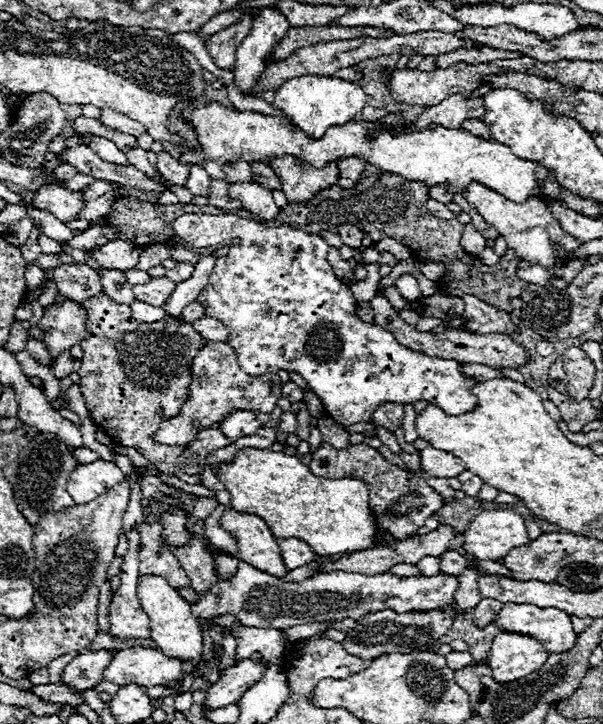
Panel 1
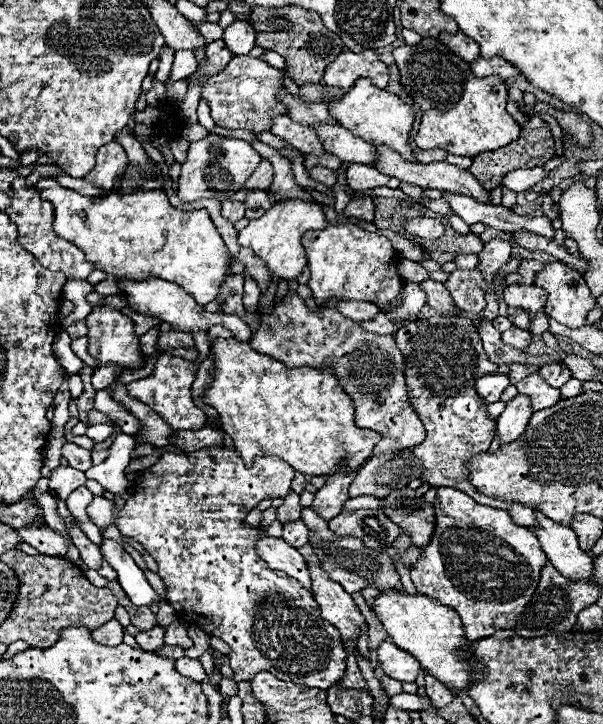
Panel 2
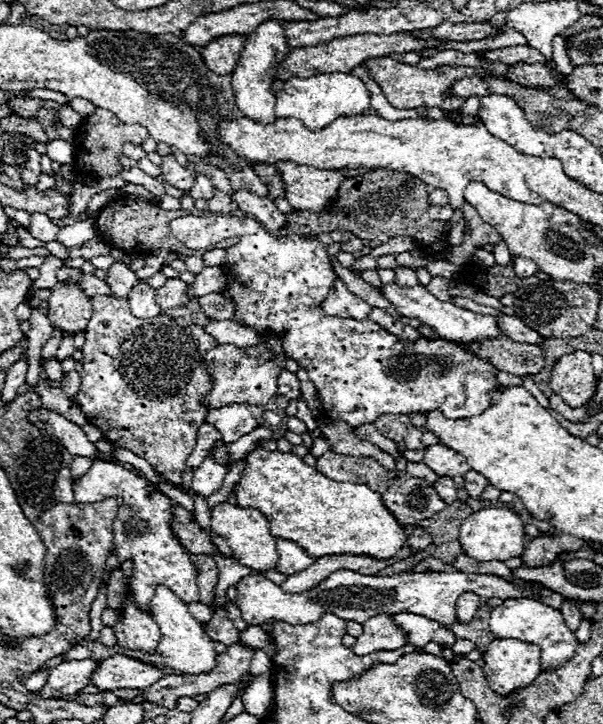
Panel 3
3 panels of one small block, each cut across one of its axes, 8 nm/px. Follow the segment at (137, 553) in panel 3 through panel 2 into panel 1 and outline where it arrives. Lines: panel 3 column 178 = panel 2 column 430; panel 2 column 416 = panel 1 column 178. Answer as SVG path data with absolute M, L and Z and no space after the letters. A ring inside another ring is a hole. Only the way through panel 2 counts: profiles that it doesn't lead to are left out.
M142 522L136 526L136 530L138 530L140 542L142 542L140 576L156 574L156 576L166 578L166 582L170 582L170 586L174 586L174 588L190 586L190 578L186 576L184 568L174 558L168 540L162 534L162 526Z

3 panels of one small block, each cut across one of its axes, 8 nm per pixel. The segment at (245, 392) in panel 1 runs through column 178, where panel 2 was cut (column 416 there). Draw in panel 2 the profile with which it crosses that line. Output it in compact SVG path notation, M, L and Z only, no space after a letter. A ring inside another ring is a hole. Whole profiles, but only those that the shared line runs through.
M290 290L284 294L288 296L288 302L278 302L274 300L274 306L266 312L260 314L260 326L250 338L250 346L266 356L272 356L274 360L284 362L288 368L300 368L300 366L310 366L310 368L332 368L334 376L338 378L338 384L344 388L344 392L354 400L356 404L356 426L360 428L370 428L382 434L382 440L376 444L374 454L378 452L398 452L404 448L414 448L424 440L424 426L412 408L408 400L408 390L406 390L406 376L404 376L404 356L396 348L394 336L392 334L374 334L362 330L358 322L352 322L344 318L336 308L324 308L318 312L310 312L304 304L304 300L298 294L292 294Z

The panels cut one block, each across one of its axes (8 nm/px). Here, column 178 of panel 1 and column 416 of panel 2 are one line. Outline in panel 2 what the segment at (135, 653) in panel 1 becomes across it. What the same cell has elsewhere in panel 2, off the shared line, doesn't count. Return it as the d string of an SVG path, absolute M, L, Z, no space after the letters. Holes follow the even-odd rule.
M382 642L378 646L376 654L378 654L380 668L384 670L384 674L394 680L414 682L418 672L422 670L422 666L420 666L420 662L416 662L416 658L412 658L408 652L400 650L392 642Z

